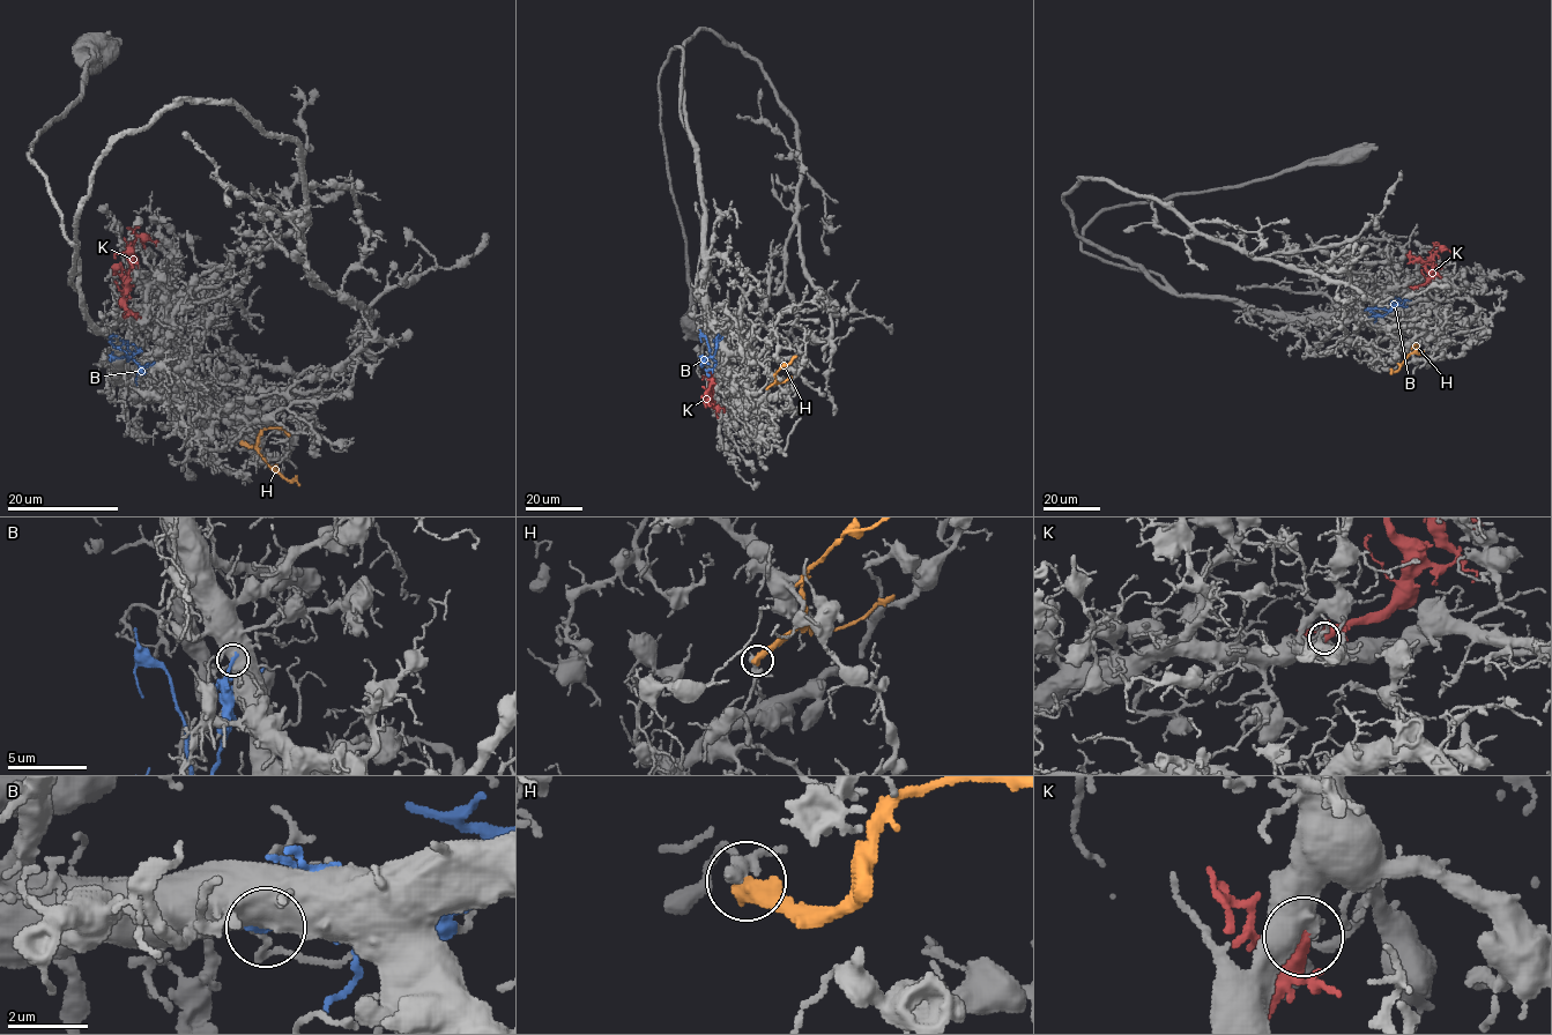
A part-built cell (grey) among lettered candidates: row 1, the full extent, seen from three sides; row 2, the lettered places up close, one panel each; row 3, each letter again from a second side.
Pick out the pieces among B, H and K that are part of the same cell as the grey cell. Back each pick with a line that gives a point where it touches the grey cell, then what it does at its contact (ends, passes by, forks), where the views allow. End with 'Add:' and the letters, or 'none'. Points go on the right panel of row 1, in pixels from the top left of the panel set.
K: Touches grey at (1413, 288). It forks there
Add: K

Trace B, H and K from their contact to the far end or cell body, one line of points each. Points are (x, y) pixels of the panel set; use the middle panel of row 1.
B: (717, 335), (712, 357), (704, 336), (700, 336), (702, 342)
H: (766, 388), (774, 381), (776, 373), (796, 356)
K: (713, 379), (707, 392), (711, 392), (711, 404), (718, 418)

